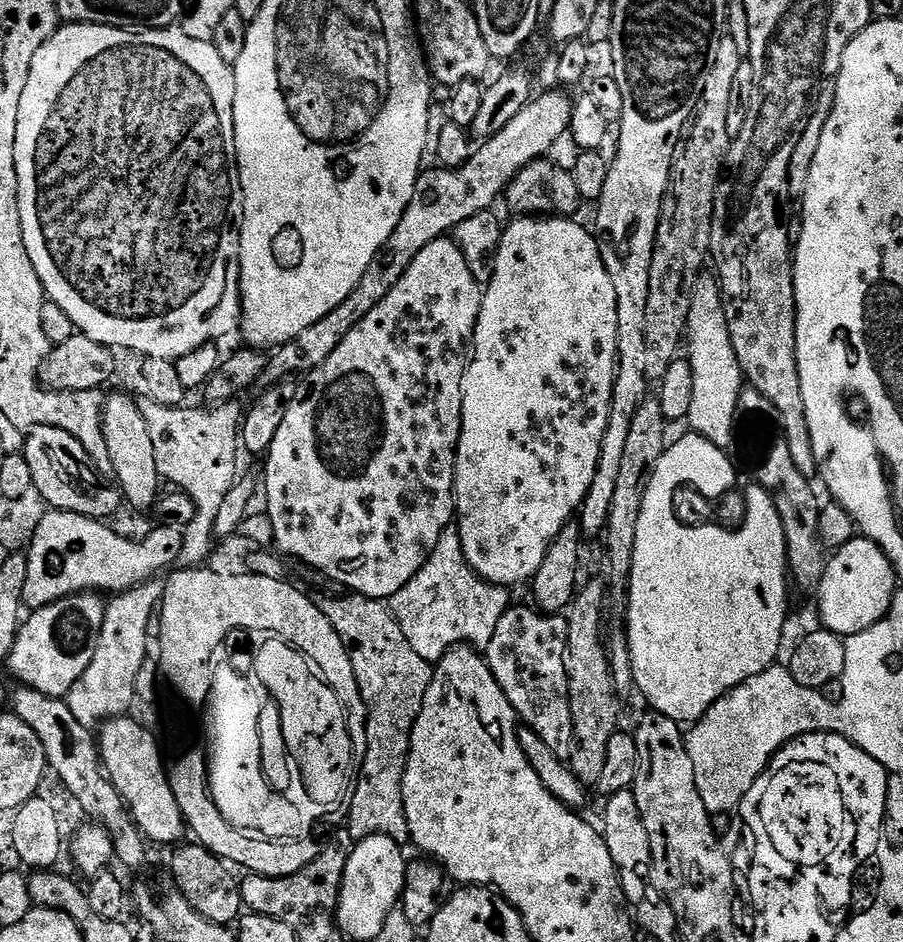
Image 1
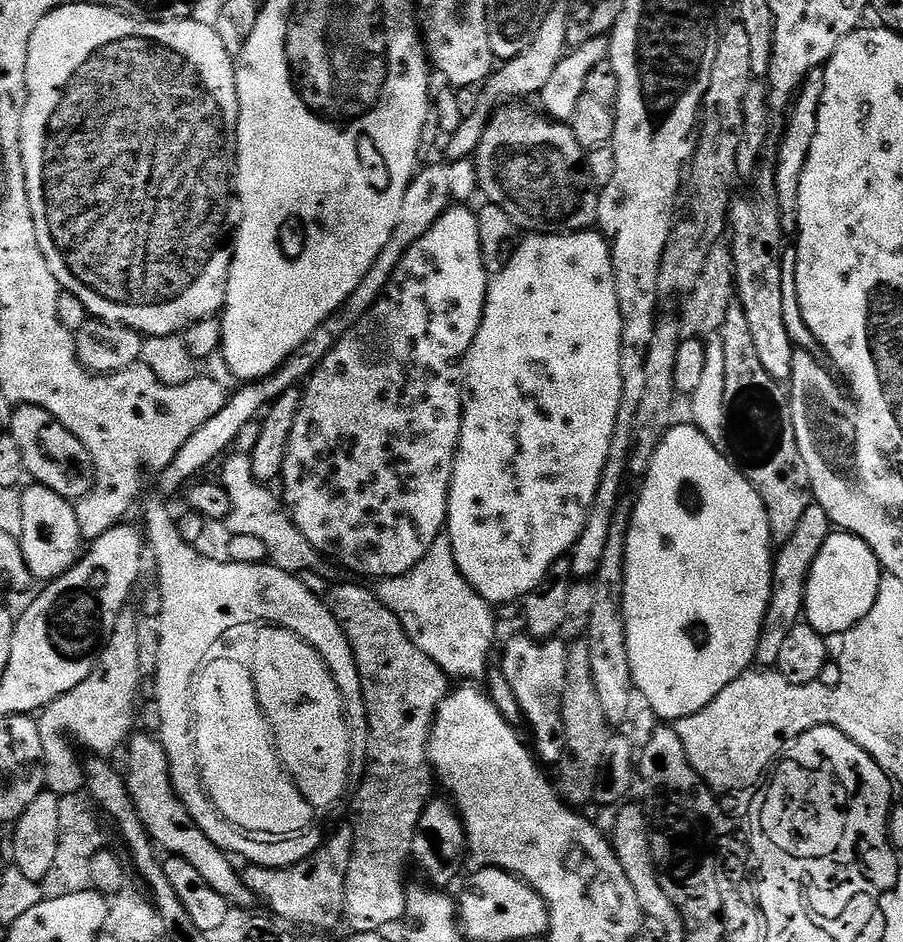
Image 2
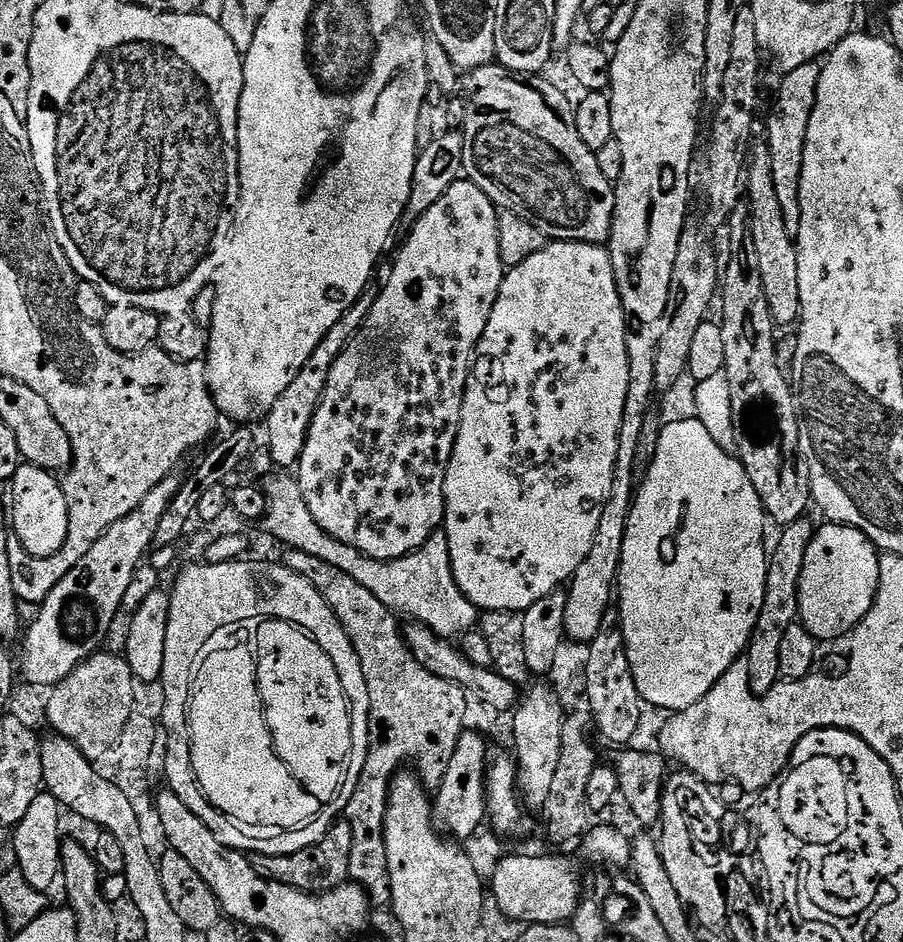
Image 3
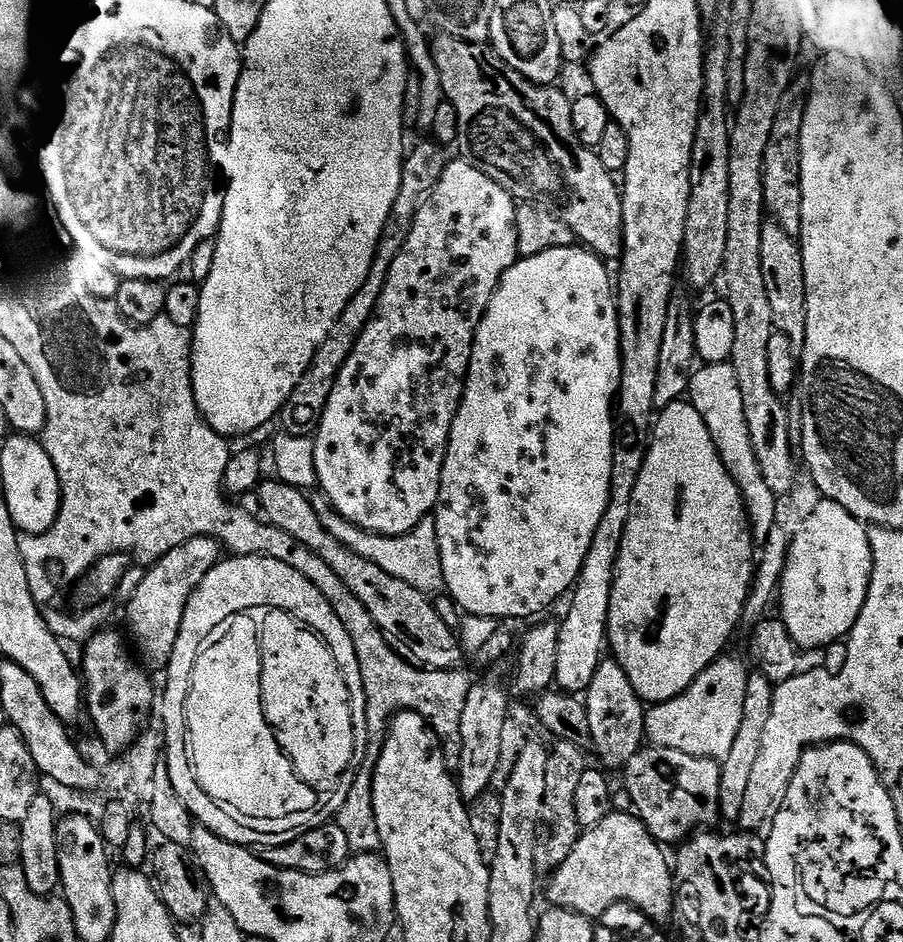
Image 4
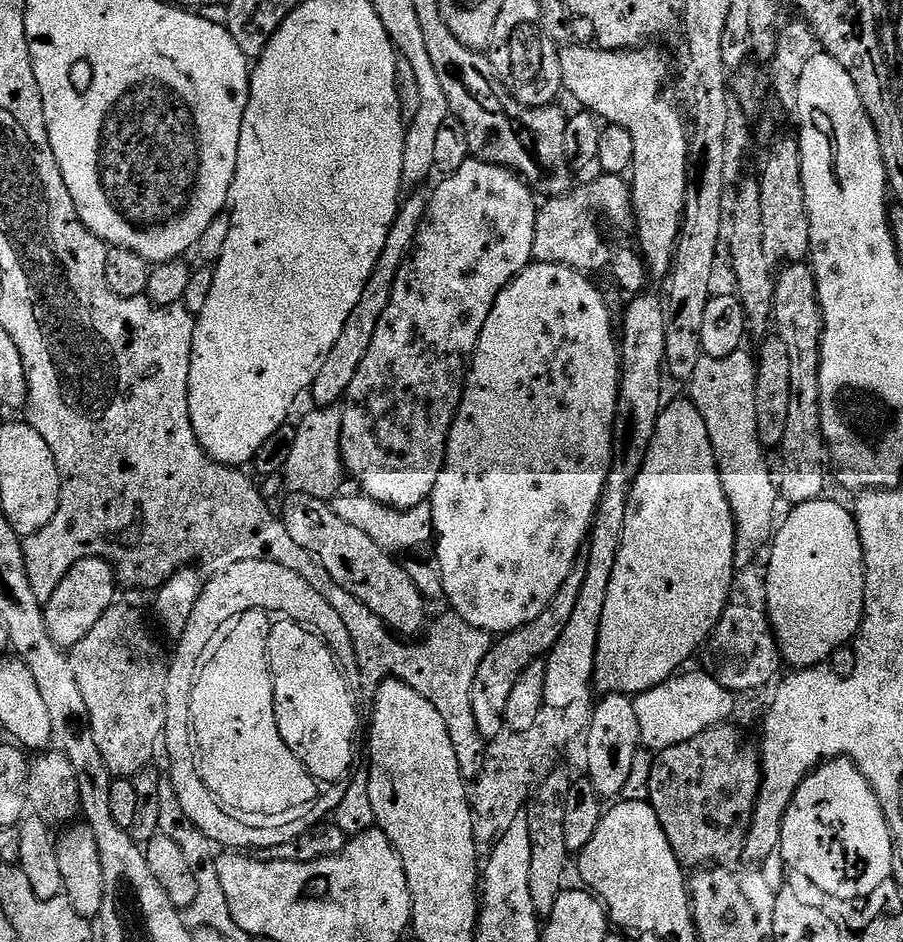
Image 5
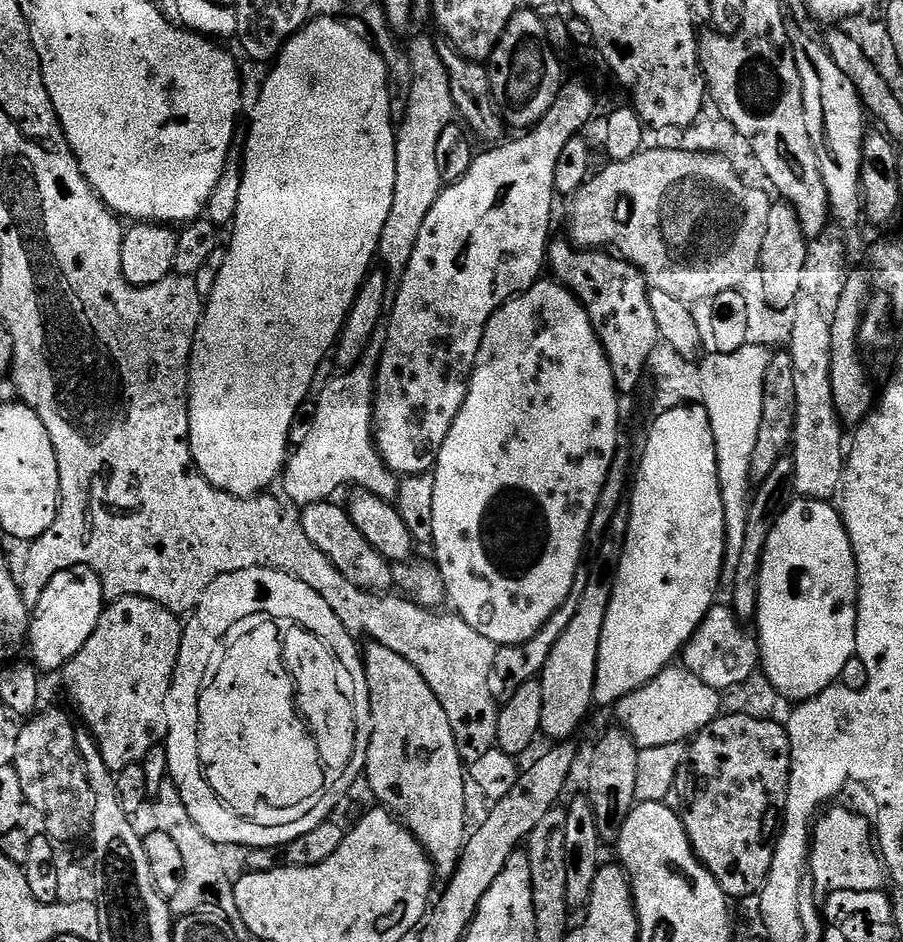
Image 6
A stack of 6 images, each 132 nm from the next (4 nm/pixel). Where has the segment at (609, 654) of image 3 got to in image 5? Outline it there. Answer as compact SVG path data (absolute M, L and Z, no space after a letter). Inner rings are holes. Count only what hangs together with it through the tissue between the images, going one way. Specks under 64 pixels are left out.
M609 695L595 705L592 725L587 730L588 740L588 772L587 779L594 782L598 794L602 798L608 796L619 797L626 782L630 779L630 772L638 761L636 748L640 744L640 727L636 705L631 696Z

